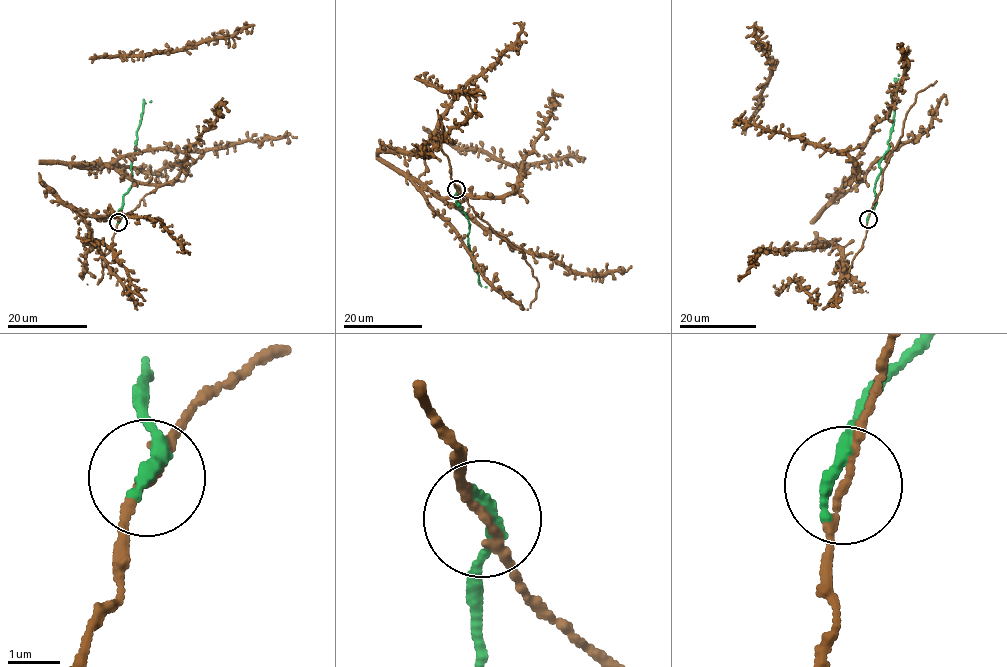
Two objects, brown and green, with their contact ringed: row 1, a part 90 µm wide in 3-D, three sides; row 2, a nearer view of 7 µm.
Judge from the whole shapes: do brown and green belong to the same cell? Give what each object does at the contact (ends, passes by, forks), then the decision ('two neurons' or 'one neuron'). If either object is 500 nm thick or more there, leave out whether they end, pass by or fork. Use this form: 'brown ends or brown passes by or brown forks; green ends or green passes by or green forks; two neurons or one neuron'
brown passes by; green ends; two neurons

